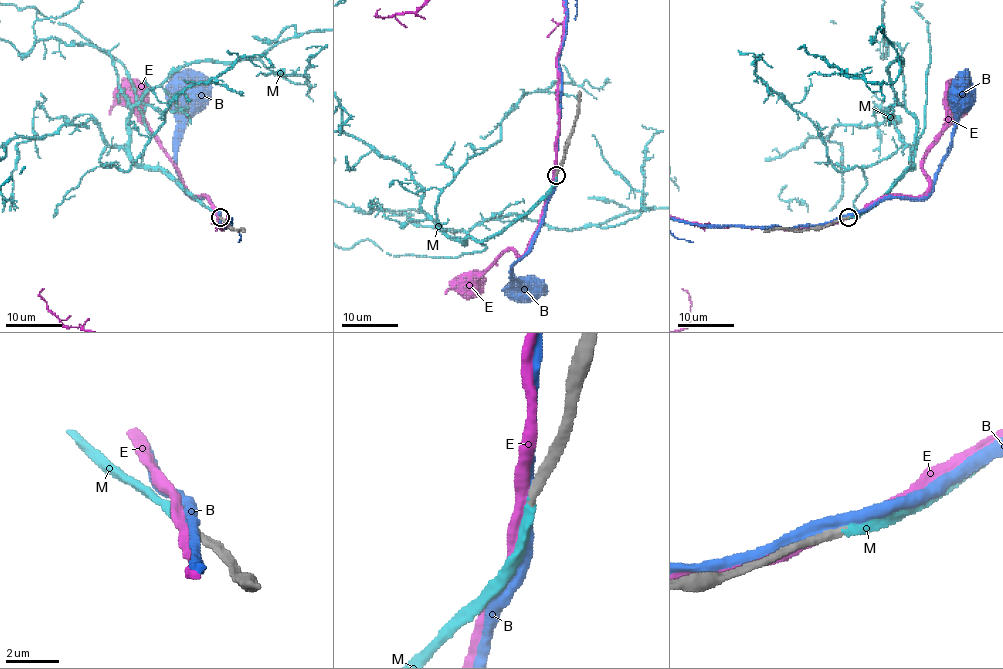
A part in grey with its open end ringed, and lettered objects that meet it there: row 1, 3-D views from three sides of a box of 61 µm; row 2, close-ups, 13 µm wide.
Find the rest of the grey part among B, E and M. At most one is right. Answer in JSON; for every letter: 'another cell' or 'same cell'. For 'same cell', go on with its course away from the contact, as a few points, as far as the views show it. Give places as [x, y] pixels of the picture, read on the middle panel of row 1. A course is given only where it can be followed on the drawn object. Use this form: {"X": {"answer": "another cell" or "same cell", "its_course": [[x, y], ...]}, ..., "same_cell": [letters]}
{"B": {"answer": "another cell"}, "E": {"answer": "another cell"}, "M": {"answer": "same cell"}, "same_cell": ["M"]}

